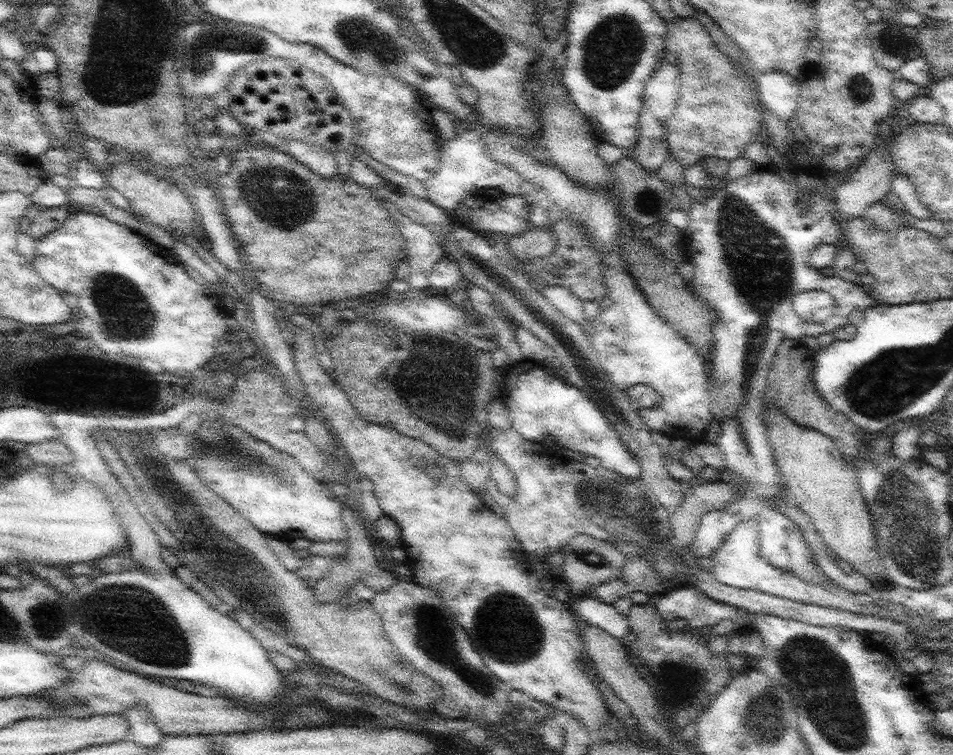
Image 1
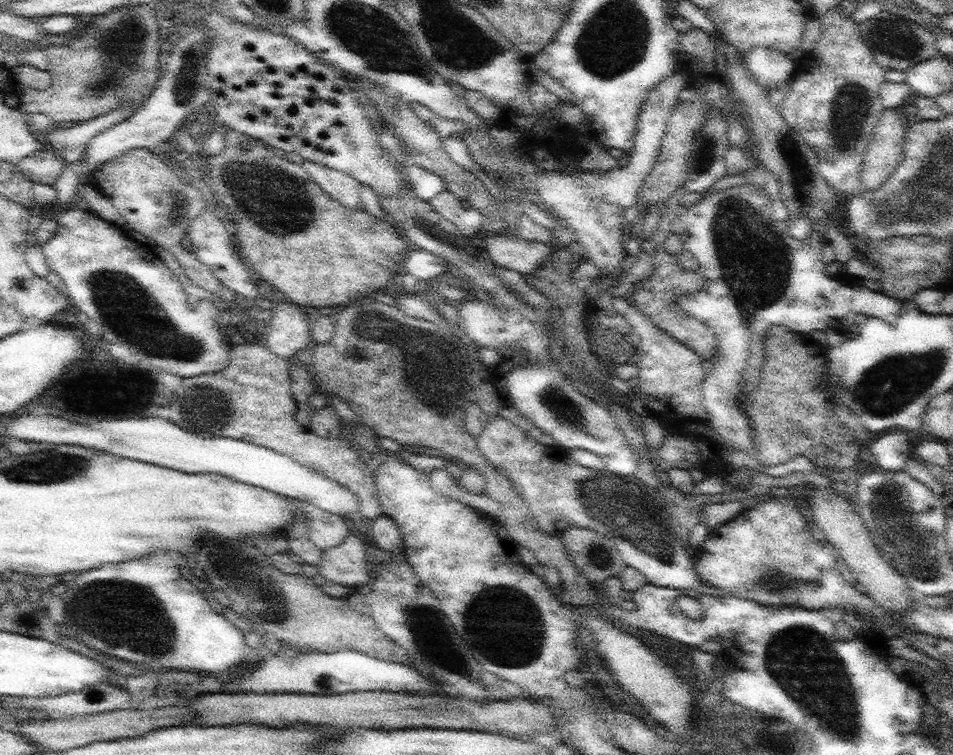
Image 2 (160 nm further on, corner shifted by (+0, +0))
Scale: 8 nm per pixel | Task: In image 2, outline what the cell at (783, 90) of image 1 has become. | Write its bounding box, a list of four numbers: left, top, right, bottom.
[741,46,797,89]

